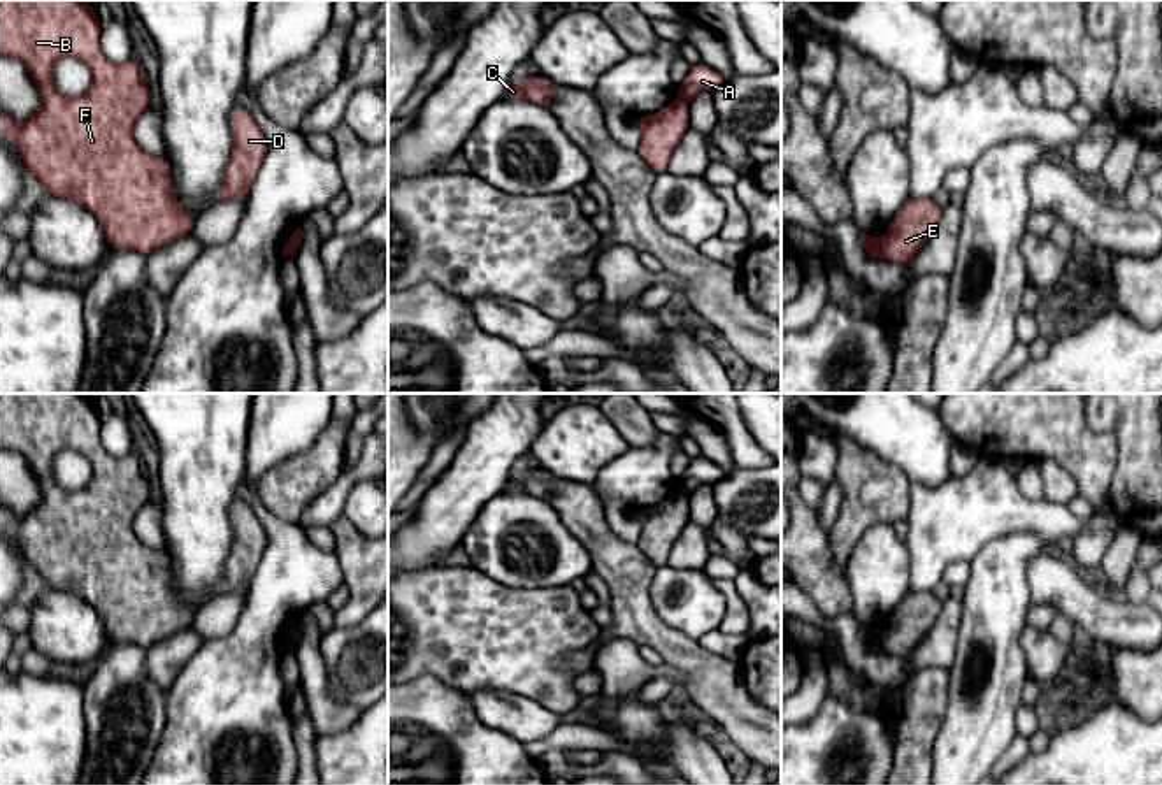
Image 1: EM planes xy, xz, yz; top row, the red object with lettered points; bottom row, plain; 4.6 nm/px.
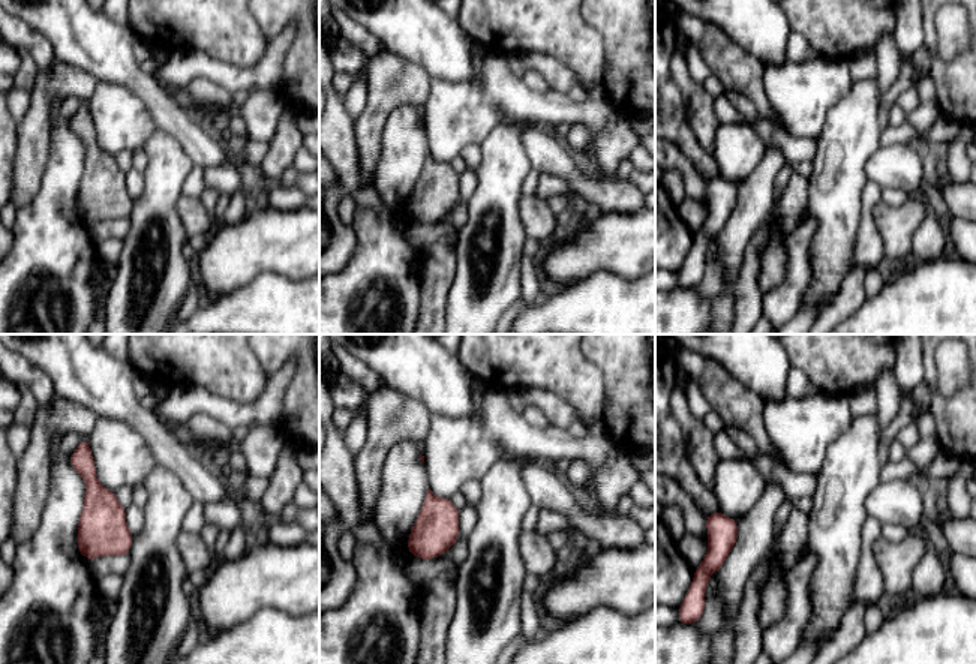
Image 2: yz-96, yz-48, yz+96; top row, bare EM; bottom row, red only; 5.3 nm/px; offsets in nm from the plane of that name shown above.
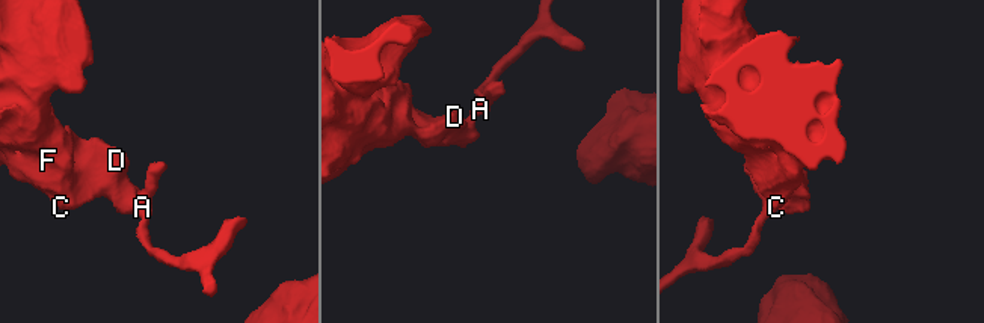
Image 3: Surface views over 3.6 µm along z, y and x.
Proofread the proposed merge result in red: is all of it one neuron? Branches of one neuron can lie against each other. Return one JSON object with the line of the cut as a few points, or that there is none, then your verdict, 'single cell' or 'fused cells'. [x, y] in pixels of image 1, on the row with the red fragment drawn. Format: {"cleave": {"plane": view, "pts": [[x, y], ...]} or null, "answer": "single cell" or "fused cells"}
{"cleave": {"plane": "yz", "pts": [[882, 239], [878, 253]]}, "answer": "fused cells"}

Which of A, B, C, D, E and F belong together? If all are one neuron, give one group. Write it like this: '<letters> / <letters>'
A / B C D E F

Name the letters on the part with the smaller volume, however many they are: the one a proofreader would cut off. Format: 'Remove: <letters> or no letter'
Remove: A

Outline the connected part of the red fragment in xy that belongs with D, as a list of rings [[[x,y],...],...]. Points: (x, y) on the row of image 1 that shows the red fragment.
[[[235,107],[230,114],[233,149],[225,170],[225,184],[218,202],[246,198],[267,153],[267,140],[253,112]]]

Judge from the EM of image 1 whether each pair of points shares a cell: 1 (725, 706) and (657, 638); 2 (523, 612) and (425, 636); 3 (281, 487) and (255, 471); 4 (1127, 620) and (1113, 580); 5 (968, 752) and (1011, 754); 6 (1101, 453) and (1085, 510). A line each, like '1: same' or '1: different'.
1: same
2: same
3: different
4: different
5: different
6: different

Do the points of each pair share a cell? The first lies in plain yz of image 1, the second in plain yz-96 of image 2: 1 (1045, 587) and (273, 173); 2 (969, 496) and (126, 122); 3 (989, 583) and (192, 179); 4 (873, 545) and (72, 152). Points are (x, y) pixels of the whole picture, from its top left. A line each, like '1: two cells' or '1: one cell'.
1: two cells
2: one cell
3: two cells
4: one cell

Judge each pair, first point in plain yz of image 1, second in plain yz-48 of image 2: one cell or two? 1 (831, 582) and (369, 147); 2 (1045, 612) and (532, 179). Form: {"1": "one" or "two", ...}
{"1": "two", "2": "two"}

